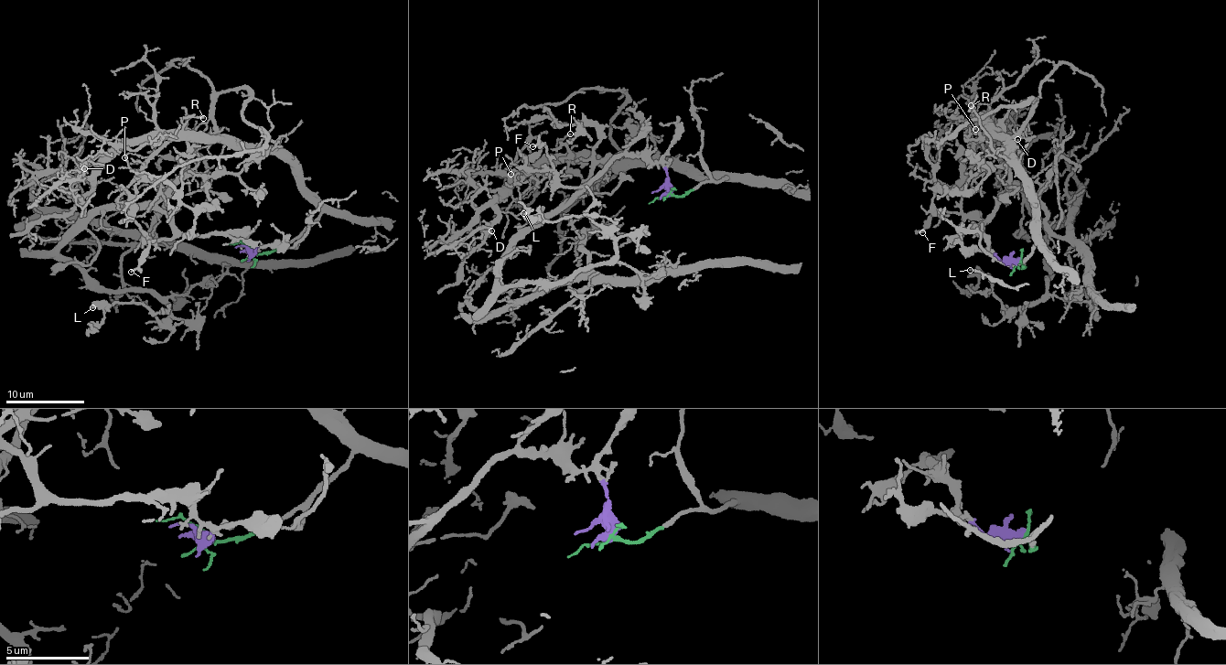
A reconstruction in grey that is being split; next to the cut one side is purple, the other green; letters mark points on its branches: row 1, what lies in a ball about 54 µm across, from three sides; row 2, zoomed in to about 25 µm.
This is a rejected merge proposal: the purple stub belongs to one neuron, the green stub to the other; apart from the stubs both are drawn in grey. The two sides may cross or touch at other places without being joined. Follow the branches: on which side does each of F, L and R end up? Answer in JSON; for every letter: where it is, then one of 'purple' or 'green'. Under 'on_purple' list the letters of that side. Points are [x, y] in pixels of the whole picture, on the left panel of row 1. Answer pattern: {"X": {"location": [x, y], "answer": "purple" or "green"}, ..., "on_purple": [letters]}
{"F": {"location": [131, 272], "answer": "purple"}, "L": {"location": [92, 307], "answer": "purple"}, "R": {"location": [203, 118], "answer": "green"}, "on_purple": ["F", "L"]}

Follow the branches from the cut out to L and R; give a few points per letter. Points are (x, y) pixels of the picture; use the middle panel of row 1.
L: (670, 195), (661, 164), (615, 155), (523, 228), (499, 274), (550, 284), (616, 241), (586, 217), (523, 213)
R: (670, 195), (685, 196), (701, 183), (727, 176), (557, 158), (556, 146), (571, 134)

